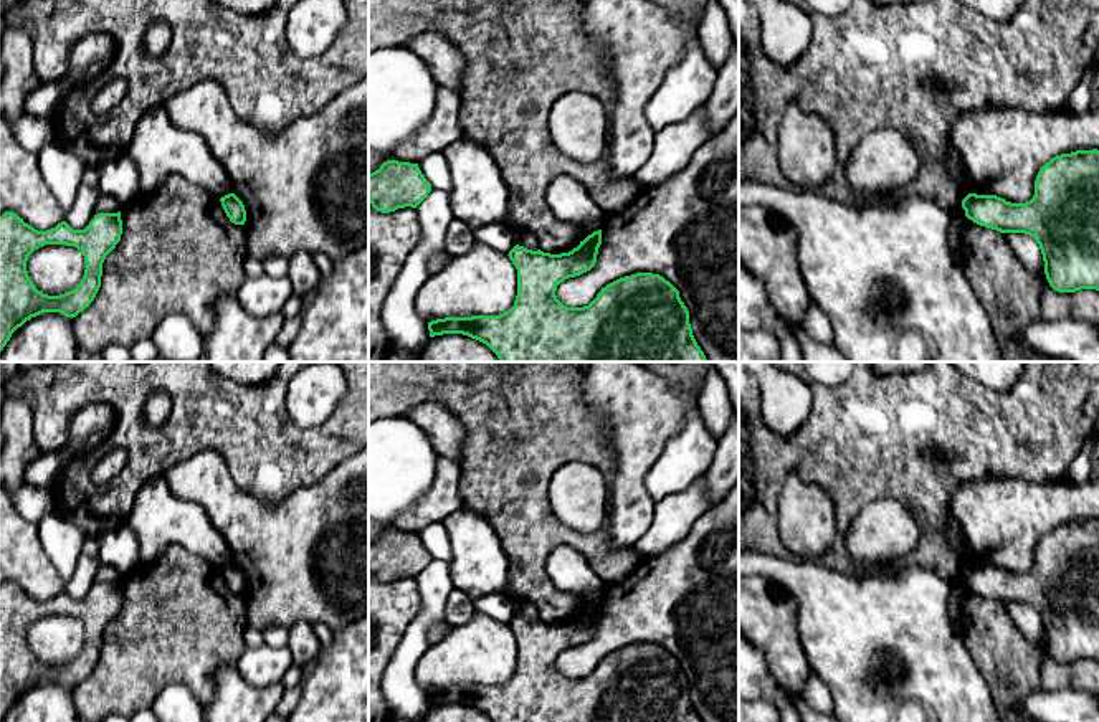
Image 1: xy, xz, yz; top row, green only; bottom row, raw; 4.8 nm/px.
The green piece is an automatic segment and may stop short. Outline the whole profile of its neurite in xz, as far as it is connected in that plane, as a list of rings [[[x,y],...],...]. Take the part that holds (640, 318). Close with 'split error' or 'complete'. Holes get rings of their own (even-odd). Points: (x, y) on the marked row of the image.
[[[602,230],[588,235],[569,253],[550,254],[516,245],[509,259],[517,269],[517,296],[514,306],[499,316],[445,317],[428,322],[430,337],[463,334],[486,344],[501,362],[709,362],[697,345],[689,324],[689,311],[679,291],[659,274],[636,273],[620,278],[597,294],[583,307],[567,307],[557,296],[557,286],[569,278],[590,271],[597,263]]] | complete

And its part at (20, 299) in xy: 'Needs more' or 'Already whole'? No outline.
Already whole

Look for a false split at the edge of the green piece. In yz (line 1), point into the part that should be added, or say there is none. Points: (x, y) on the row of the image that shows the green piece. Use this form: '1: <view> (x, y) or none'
1: none

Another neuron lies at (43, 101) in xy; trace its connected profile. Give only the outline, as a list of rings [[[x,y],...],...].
[[[59,81],[31,89],[23,102],[23,114],[55,119],[69,88]]]

